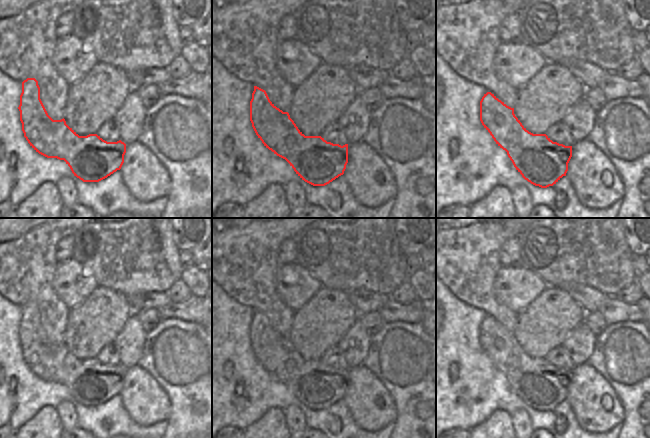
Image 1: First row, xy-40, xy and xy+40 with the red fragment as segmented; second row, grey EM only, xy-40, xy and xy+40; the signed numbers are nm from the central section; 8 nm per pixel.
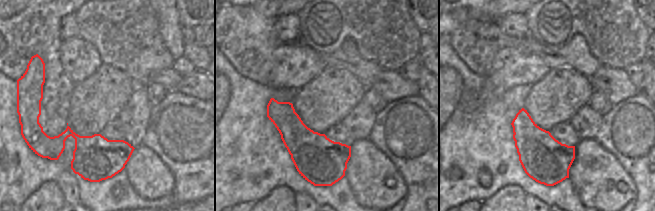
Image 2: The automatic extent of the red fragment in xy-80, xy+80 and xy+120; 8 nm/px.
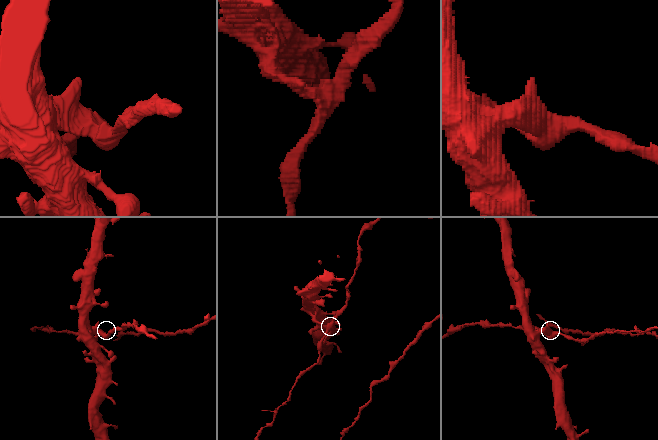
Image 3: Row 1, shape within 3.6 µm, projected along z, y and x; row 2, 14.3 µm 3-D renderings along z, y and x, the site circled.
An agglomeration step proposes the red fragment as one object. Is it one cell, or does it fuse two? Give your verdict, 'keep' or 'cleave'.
cleave

